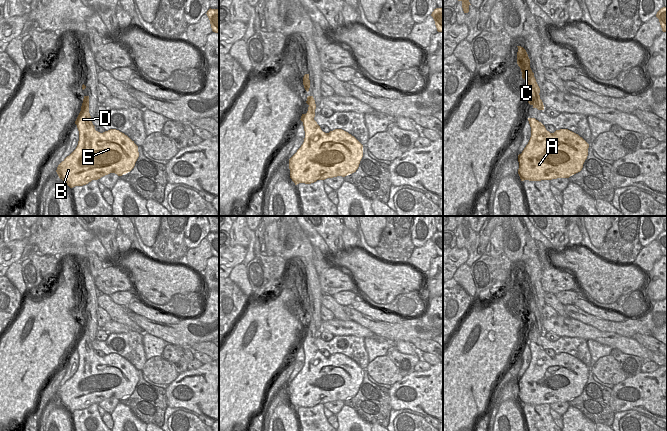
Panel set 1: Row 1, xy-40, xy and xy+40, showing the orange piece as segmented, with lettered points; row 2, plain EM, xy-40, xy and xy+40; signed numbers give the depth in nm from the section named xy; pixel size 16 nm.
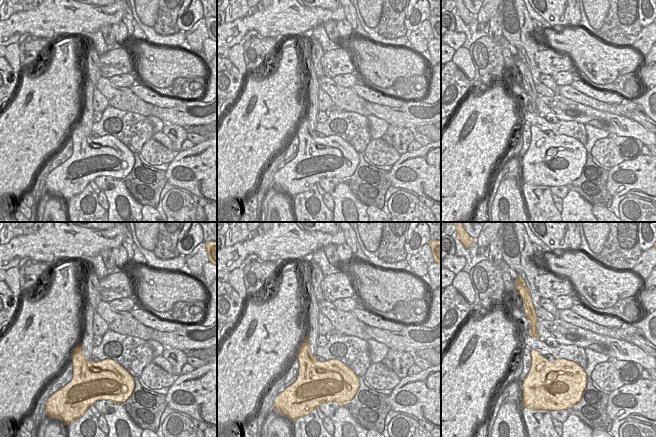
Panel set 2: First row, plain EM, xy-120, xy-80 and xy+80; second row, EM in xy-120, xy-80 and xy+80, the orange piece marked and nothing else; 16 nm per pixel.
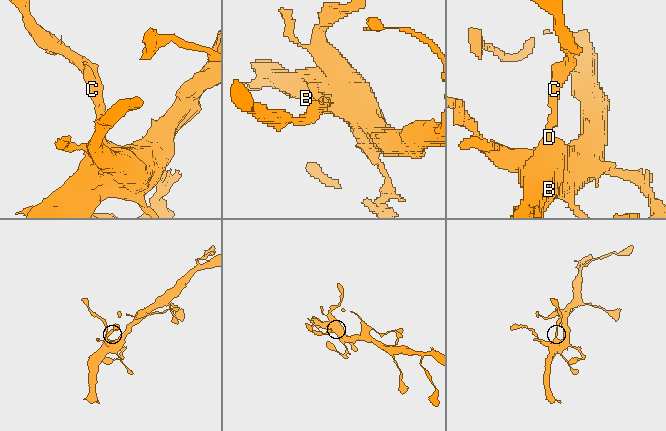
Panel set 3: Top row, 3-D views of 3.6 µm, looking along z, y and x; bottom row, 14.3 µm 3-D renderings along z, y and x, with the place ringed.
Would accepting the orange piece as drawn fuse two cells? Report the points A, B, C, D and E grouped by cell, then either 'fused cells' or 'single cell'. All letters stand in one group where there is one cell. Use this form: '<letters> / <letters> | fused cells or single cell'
A B D E / C | fused cells

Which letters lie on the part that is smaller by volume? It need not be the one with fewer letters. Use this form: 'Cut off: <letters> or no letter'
Cut off: C

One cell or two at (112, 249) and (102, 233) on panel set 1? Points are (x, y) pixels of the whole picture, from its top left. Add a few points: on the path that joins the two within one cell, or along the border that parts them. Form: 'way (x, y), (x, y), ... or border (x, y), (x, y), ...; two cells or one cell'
way (110, 245), (106, 237); one cell

